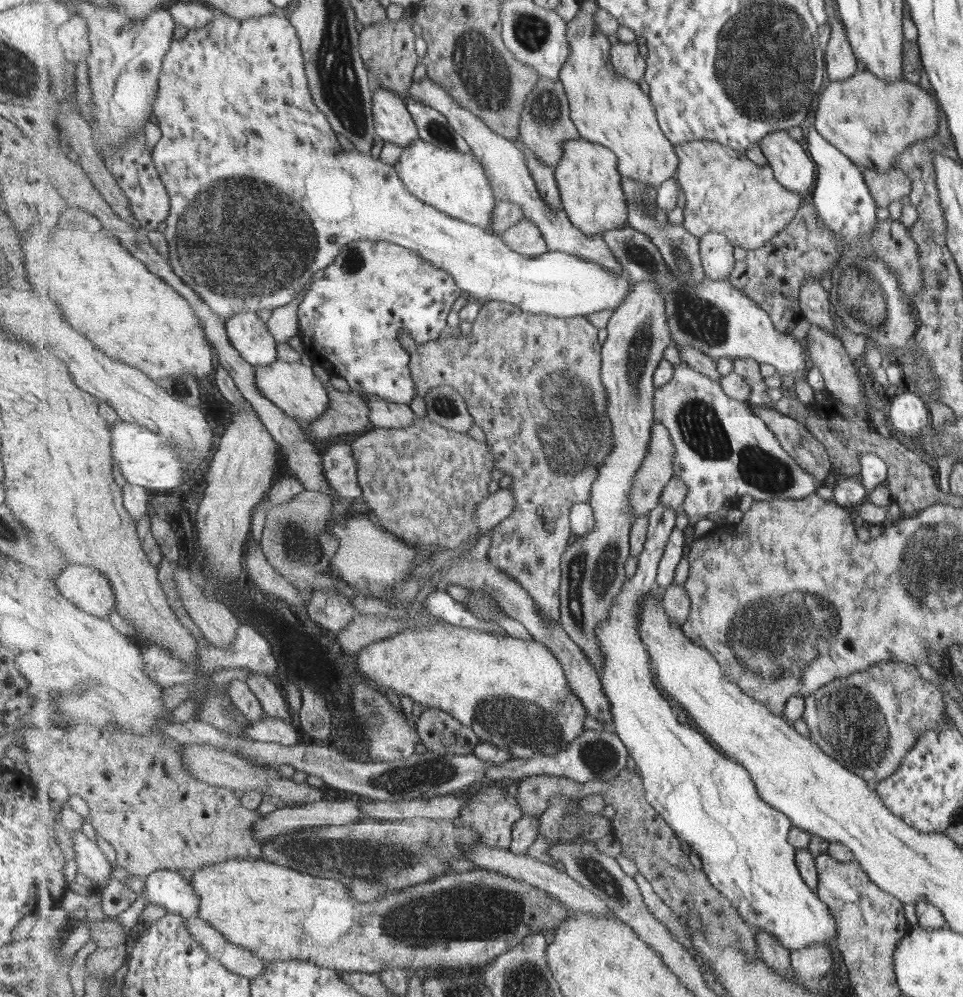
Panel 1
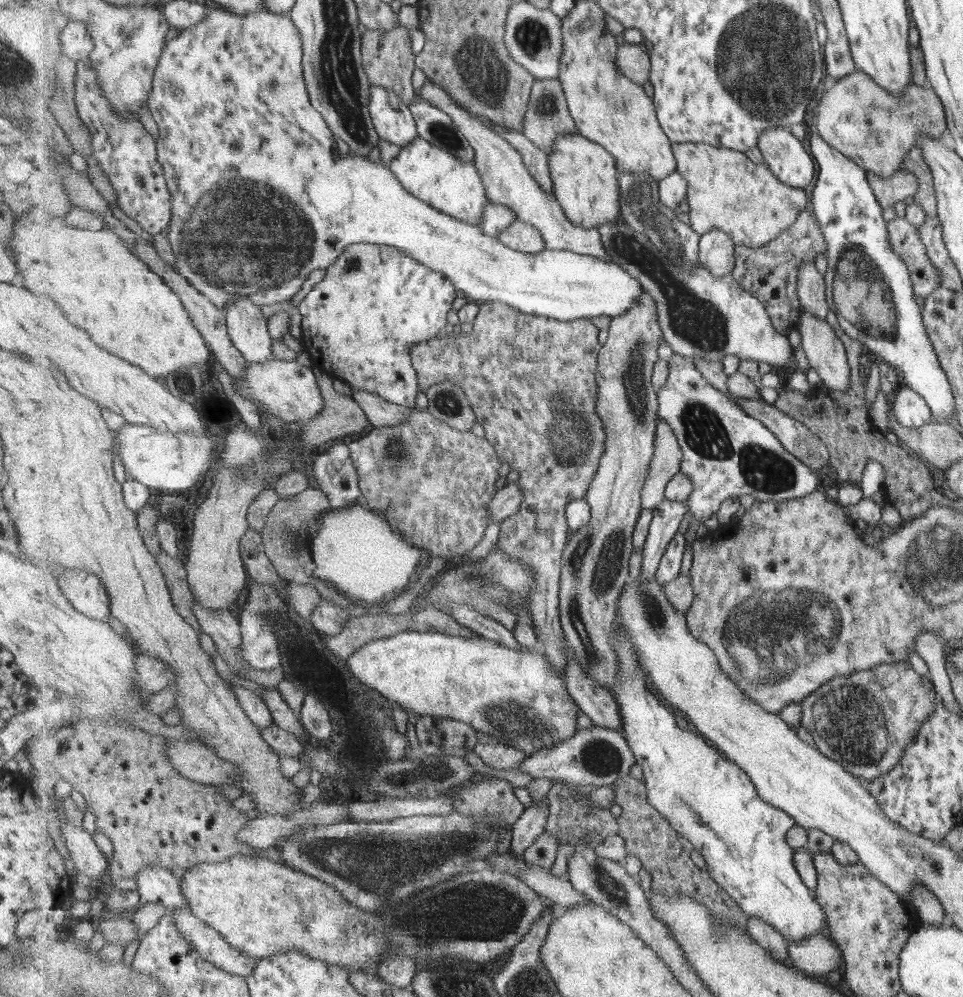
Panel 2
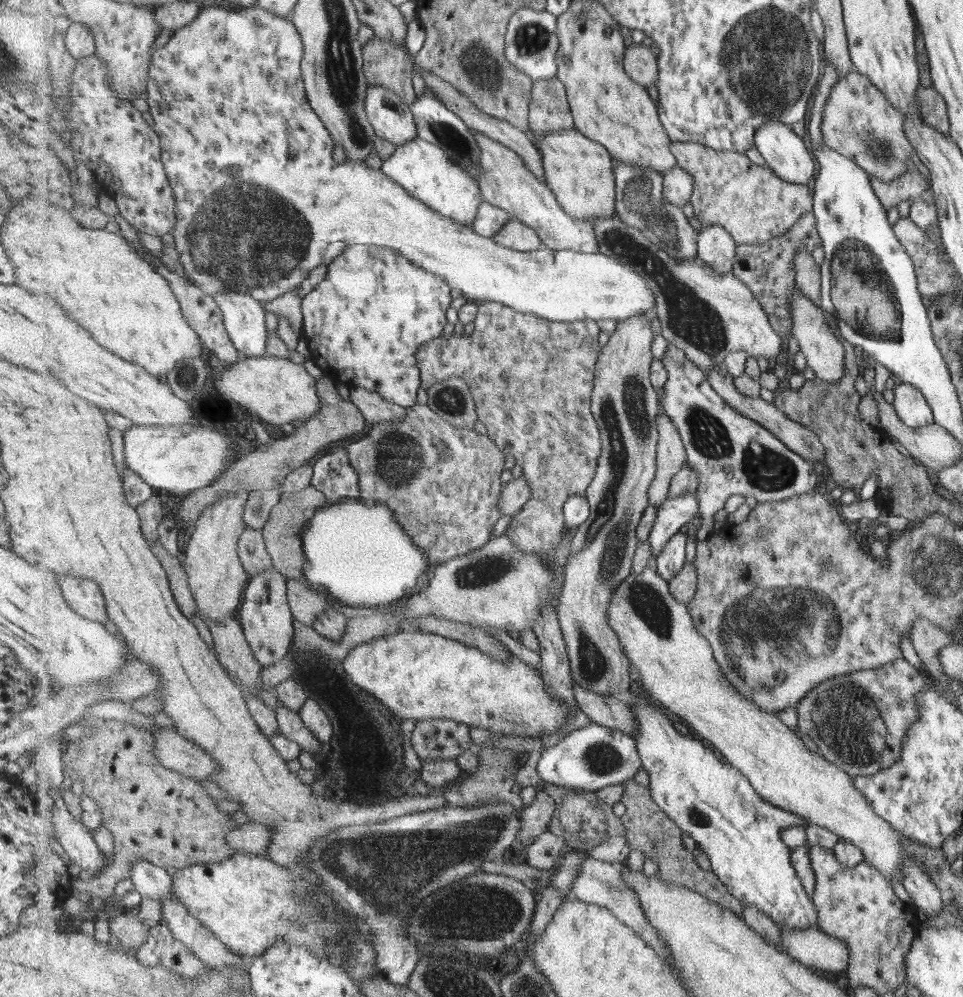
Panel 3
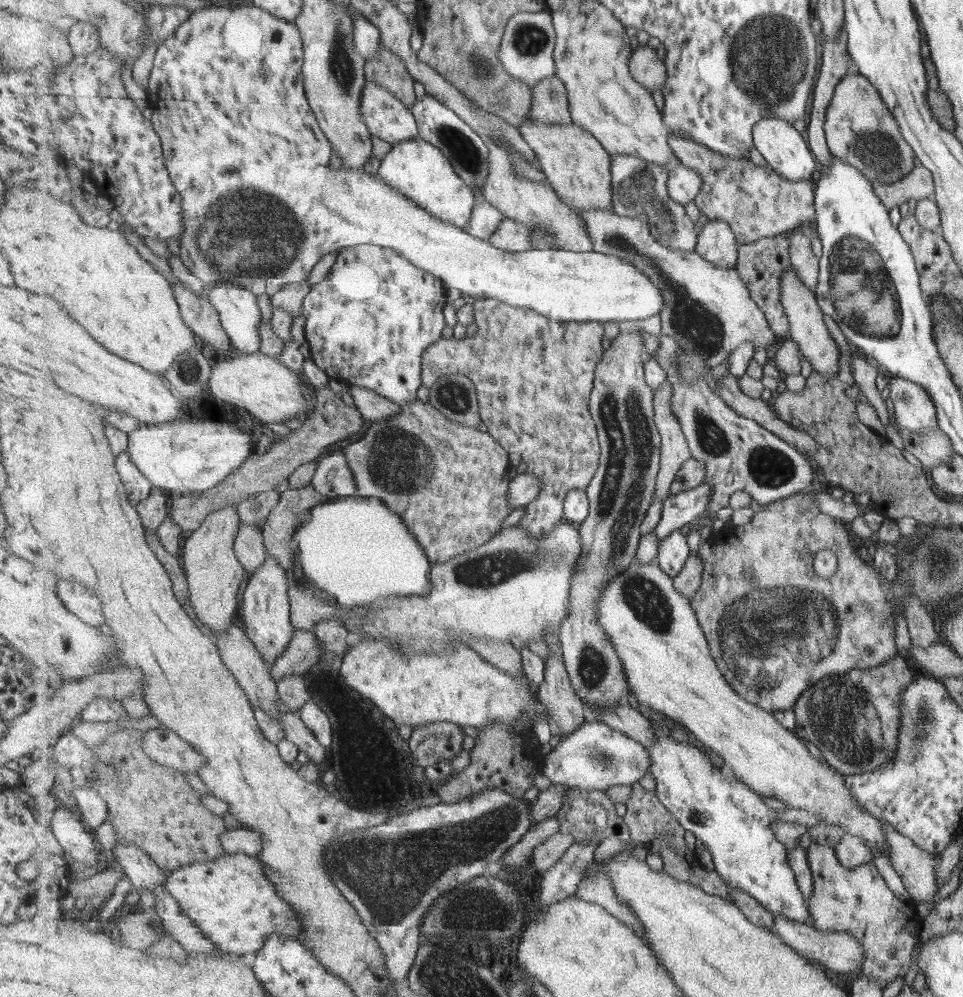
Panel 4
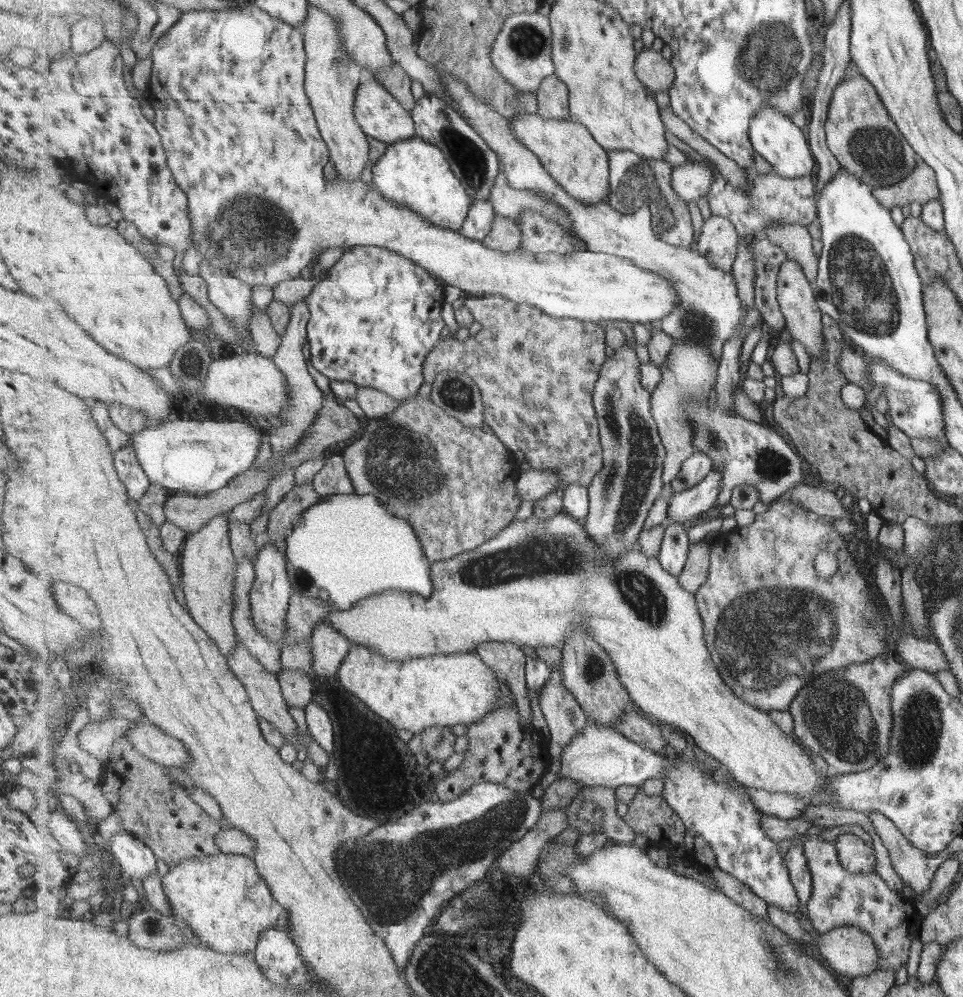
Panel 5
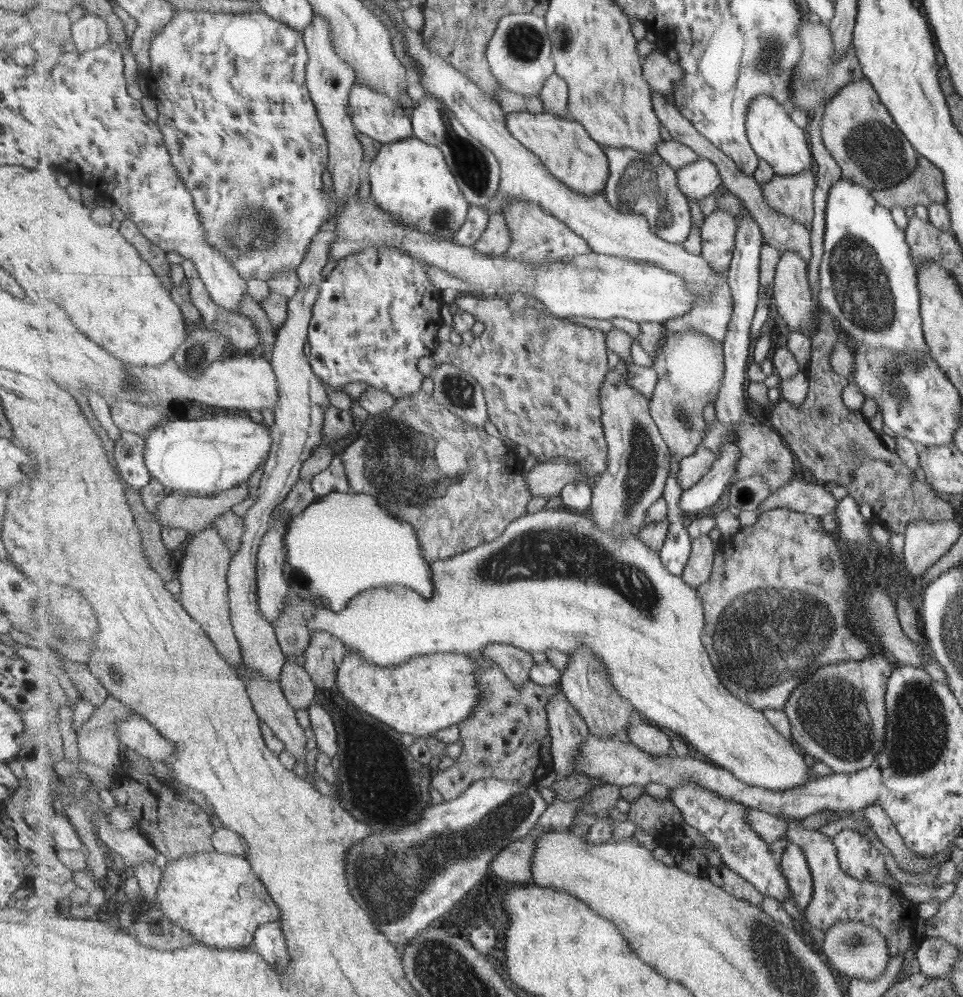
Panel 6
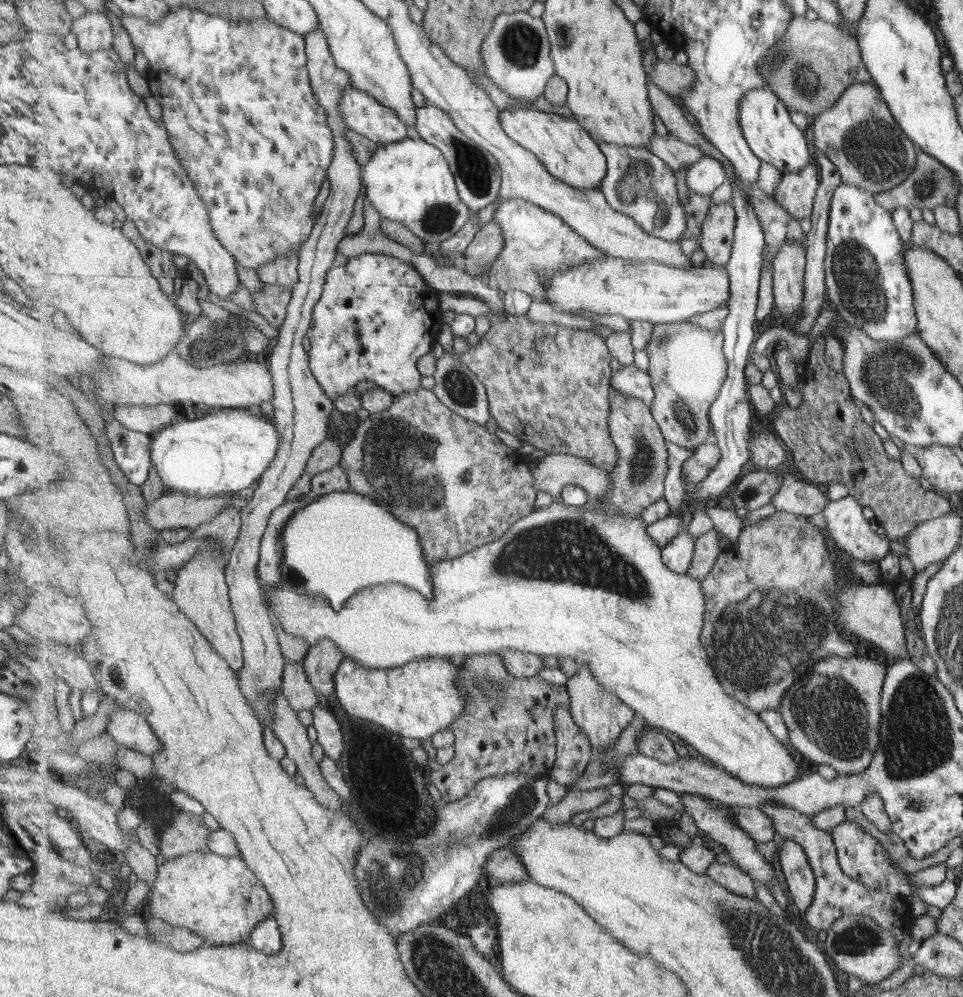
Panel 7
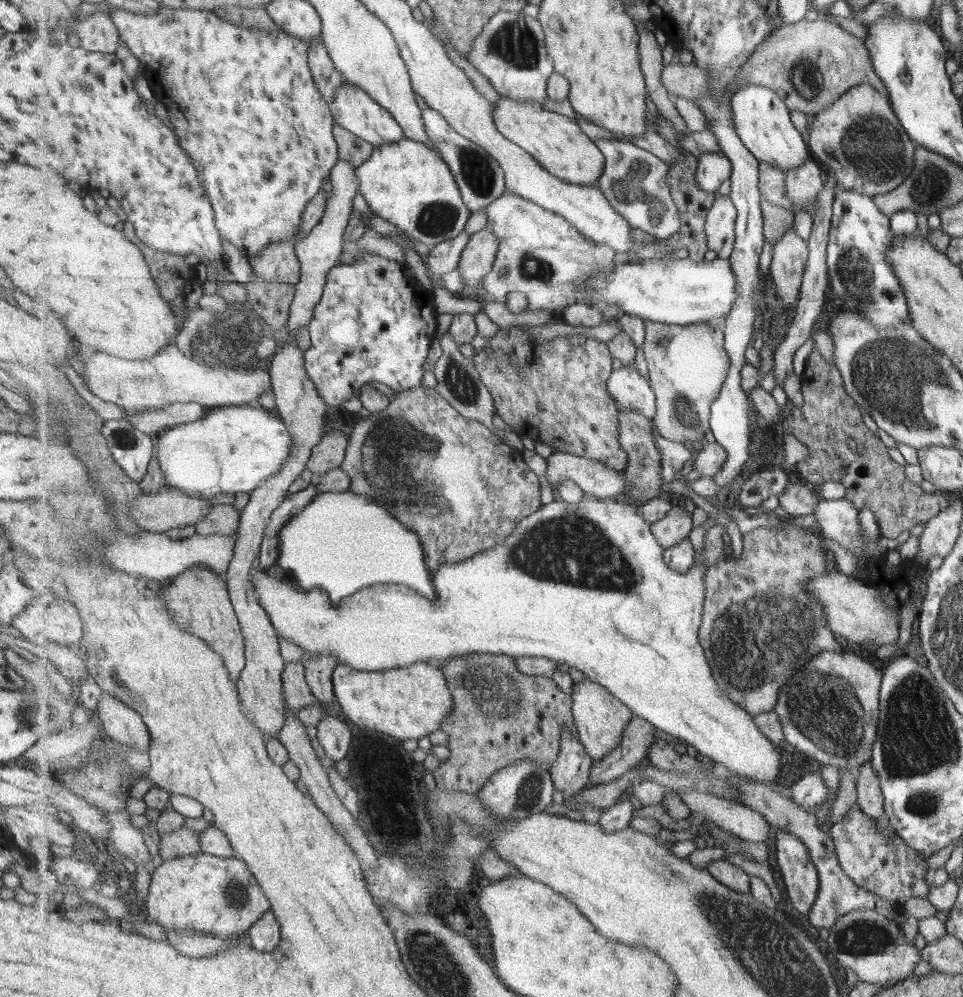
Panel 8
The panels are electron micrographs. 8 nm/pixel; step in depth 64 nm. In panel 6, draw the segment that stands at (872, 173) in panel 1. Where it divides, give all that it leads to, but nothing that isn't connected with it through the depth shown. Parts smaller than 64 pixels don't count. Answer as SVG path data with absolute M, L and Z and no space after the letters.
M918 156L918 167L906 179L893 187L873 192L875 200L888 209L892 207L929 206L930 203L944 203L946 190L944 176L930 160Z

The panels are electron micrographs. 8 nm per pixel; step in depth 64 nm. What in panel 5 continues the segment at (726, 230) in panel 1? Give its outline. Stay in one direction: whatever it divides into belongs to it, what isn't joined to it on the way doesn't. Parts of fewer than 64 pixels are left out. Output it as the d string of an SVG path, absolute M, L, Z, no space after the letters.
M667 130L666 137L670 145L677 145L677 148L684 150L690 156L691 163L709 163L714 168L716 178L714 178L713 186L705 196L709 209L713 215L730 218L737 227L741 239L744 239L747 235L757 236L758 238L764 237L766 228L773 223L799 223L807 226L815 218L818 218L819 192L817 191L817 184L813 182L810 175L788 179L776 171L757 174L754 166L748 166L745 170L750 180L750 188L739 190L726 181L726 178L720 173L720 168L714 162L710 162L708 158L677 138L671 131Z

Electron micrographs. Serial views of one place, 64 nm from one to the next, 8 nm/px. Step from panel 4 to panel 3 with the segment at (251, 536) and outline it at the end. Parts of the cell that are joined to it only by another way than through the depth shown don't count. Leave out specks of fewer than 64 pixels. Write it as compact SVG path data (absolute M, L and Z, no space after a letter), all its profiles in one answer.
M247 527L239 539L238 553L251 578L274 566L274 560L266 547L263 530Z

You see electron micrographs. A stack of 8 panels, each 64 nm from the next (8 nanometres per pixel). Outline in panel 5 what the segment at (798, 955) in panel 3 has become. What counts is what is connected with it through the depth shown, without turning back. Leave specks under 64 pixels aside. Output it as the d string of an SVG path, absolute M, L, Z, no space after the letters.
M768 904L769 919L777 925L779 930L787 933L787 936L797 944L797 946L811 946L817 949L819 957L824 962L827 962L829 967L836 974L847 975L849 977L859 977L871 975L876 972L877 963L879 963L879 950L877 944L873 942L873 938L869 933L853 928L853 925L843 926L843 928L835 928L829 933L819 933L818 937L813 937L805 931L797 916L787 912L784 908L778 907L776 904Z

